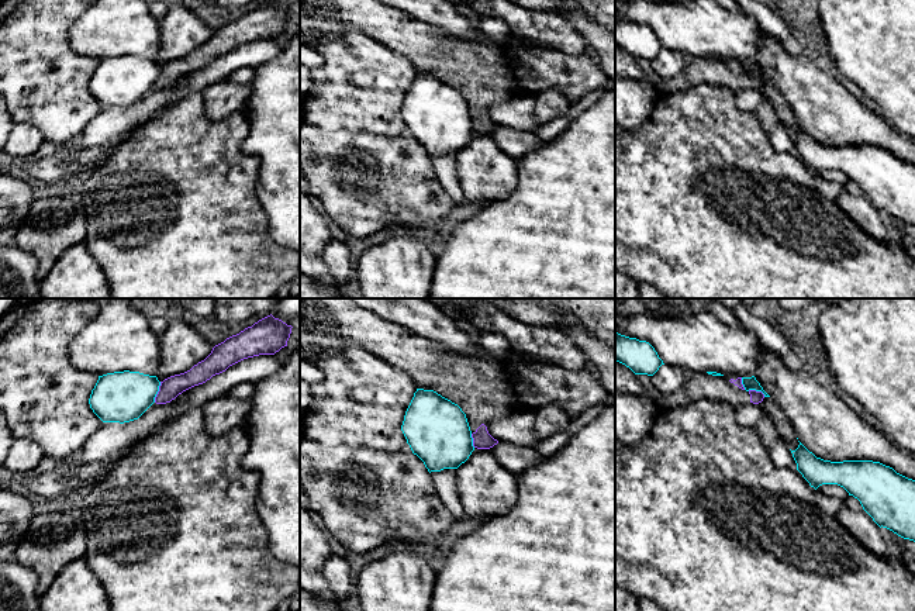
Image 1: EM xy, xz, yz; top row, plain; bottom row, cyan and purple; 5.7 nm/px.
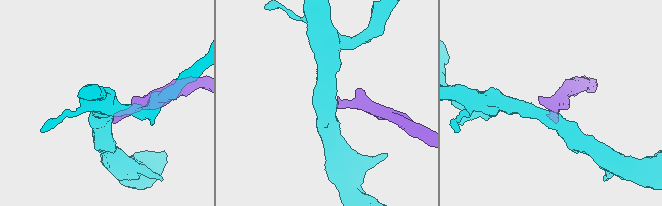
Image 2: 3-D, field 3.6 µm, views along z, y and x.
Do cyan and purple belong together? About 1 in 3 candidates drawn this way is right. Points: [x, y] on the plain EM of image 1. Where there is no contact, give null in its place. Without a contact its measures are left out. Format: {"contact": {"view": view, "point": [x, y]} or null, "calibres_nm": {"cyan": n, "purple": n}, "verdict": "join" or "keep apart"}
{"contact": {"view": "xy", "point": [158, 75]}, "calibres_nm": {"cyan": 280, "purple": 120}, "verdict": "keep apart"}

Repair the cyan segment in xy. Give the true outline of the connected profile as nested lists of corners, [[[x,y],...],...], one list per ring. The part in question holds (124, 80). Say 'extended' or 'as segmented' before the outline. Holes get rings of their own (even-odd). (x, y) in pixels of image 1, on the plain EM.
as segmented; [[[114,56],[99,61],[89,89],[103,107],[138,104],[153,87],[160,66],[139,56]]]

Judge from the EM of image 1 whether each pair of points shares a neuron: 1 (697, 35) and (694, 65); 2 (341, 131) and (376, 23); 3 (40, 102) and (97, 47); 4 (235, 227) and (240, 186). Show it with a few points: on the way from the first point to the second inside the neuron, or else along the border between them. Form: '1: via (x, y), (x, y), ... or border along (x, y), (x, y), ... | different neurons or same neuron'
1: border along (689, 57), (705, 58) | different neurons
2: border along (338, 38), (349, 31), (362, 31), (401, 54) | different neurons
3: border along (66, 31), (69, 45), (78, 54), (99, 59) | different neurons
4: via (235, 217), (235, 196) | same neuron

